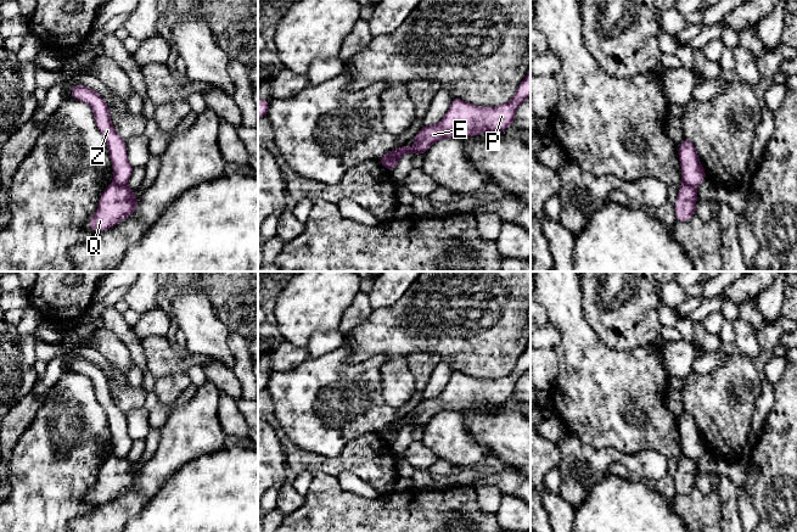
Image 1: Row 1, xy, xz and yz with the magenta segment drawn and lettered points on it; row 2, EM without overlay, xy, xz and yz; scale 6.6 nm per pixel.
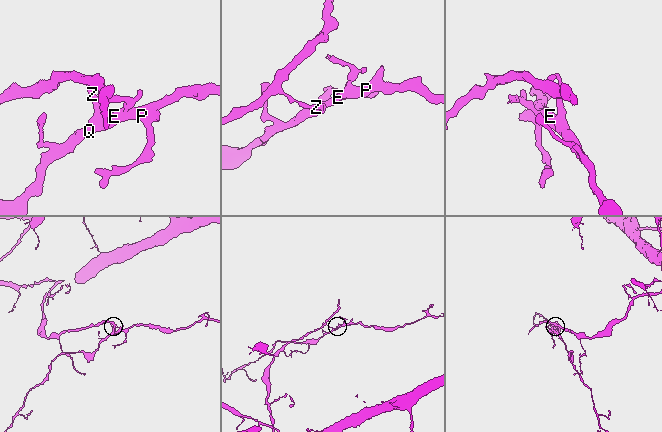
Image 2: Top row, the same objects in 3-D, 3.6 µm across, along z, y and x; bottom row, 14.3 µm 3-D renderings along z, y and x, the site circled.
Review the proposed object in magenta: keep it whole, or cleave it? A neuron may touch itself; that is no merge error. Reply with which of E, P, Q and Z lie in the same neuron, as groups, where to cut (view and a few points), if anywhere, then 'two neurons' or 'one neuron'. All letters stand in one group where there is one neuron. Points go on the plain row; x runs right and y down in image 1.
E P Q / Z | xy (113, 454), (125, 458) | two neurons

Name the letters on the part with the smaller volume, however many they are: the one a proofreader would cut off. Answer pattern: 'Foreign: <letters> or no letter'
Foreign: E, P, Q

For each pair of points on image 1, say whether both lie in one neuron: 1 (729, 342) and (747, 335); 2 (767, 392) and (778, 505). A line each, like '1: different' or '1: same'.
1: different
2: different

